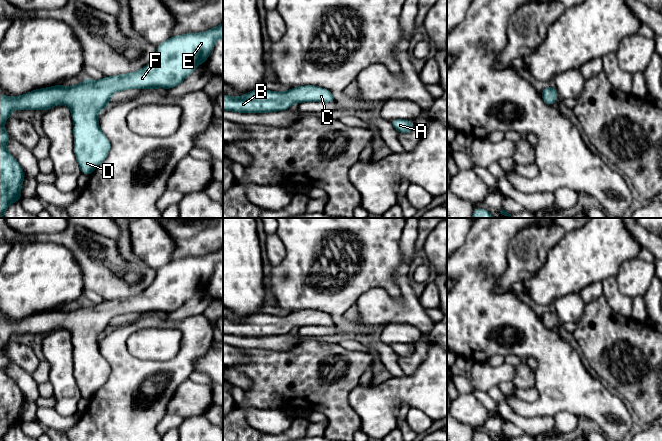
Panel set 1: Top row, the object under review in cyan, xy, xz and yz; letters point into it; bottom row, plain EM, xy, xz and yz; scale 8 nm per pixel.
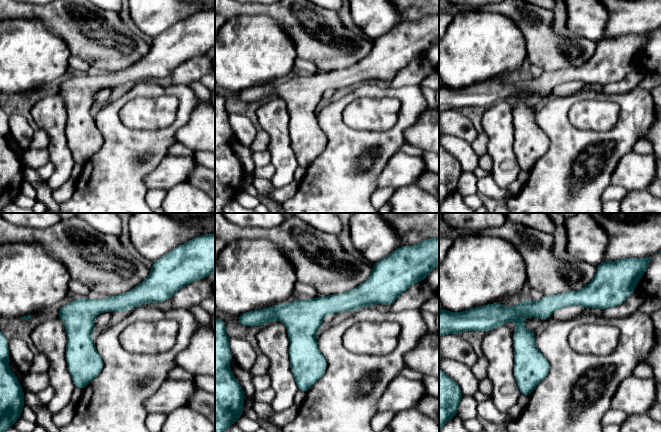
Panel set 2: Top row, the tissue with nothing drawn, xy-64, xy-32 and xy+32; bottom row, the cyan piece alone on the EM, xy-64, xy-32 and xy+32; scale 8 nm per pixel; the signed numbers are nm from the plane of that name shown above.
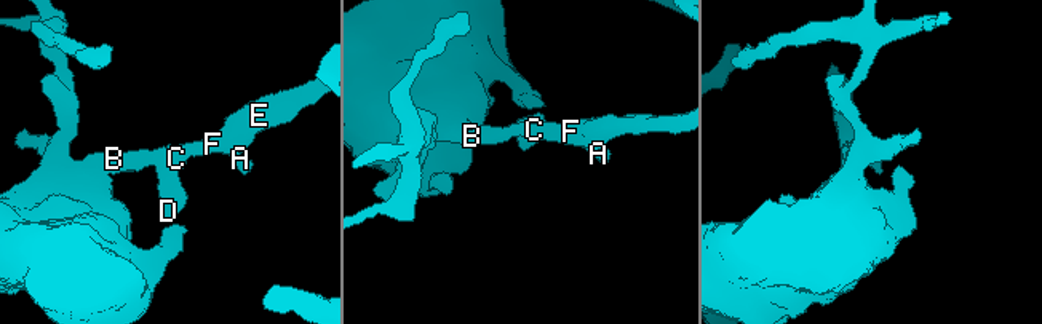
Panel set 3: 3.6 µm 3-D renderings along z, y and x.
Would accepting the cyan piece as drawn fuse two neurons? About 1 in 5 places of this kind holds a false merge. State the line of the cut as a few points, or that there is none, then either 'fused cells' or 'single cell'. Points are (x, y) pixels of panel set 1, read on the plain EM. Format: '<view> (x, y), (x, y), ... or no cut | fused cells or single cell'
no cut | single cell

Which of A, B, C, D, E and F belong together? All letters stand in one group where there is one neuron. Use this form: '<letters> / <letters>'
A B C D E F

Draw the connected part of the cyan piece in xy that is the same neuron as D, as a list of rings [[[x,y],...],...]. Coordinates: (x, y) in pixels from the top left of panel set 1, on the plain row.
[[[223,247],[205,256],[187,257],[169,262],[157,270],[157,276],[150,287],[136,296],[103,301],[97,305],[87,302],[70,311],[58,308],[36,313],[17,321],[0,318],[0,441],[4,441],[6,433],[12,427],[22,424],[21,412],[23,404],[26,402],[22,391],[6,372],[6,368],[11,362],[4,353],[4,347],[14,334],[47,335],[56,329],[67,329],[71,334],[74,346],[74,378],[81,397],[90,400],[107,382],[111,373],[110,365],[98,348],[99,336],[110,328],[111,320],[116,316],[128,313],[172,313],[180,309],[198,289],[203,288],[209,282],[218,263],[223,263]]]

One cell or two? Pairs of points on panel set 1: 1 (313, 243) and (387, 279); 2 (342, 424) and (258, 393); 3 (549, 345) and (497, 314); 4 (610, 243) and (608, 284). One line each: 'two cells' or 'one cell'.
1: one cell
2: one cell
3: one cell
4: two cells

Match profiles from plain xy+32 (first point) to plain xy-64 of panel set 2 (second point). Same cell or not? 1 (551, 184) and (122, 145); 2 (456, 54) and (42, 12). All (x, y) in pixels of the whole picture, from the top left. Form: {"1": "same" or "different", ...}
{"1": "same", "2": "different"}

